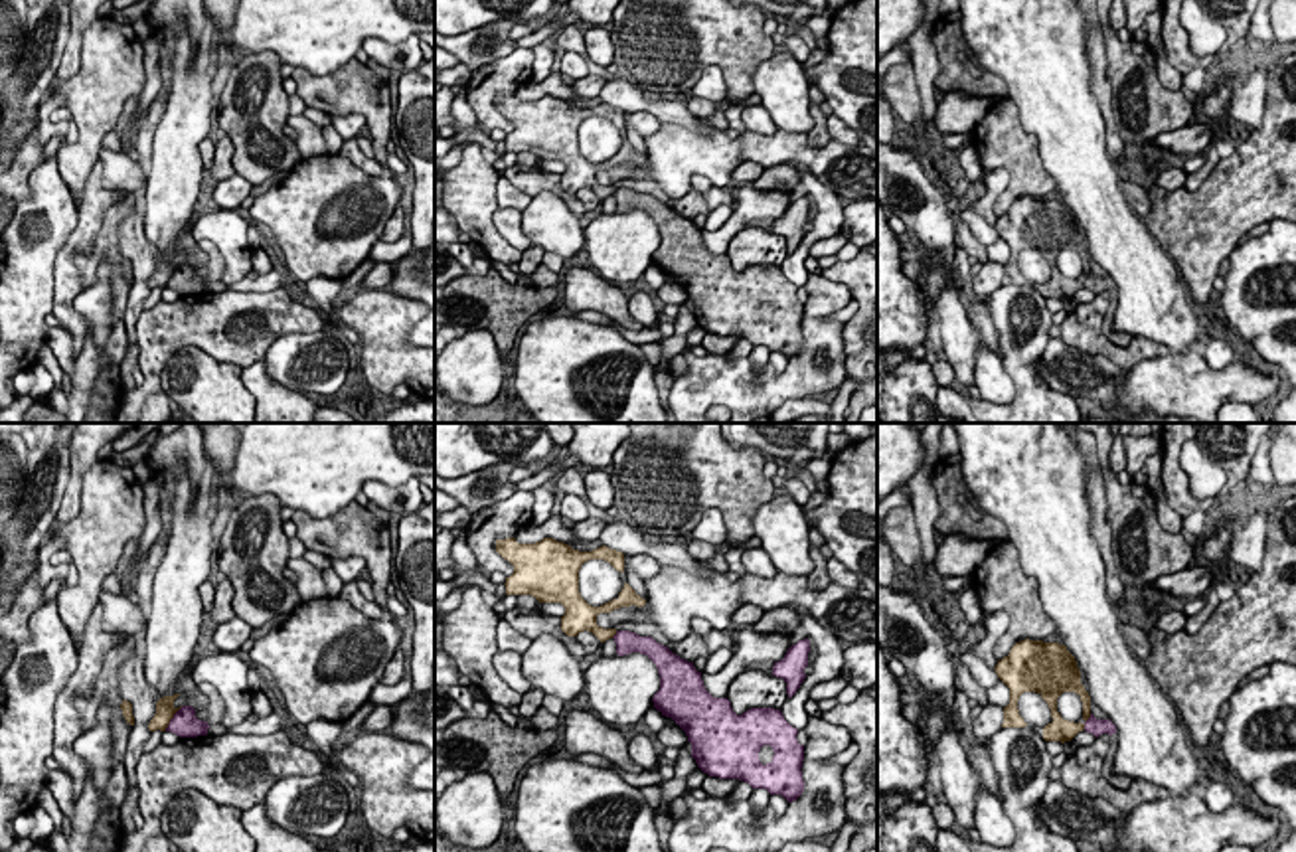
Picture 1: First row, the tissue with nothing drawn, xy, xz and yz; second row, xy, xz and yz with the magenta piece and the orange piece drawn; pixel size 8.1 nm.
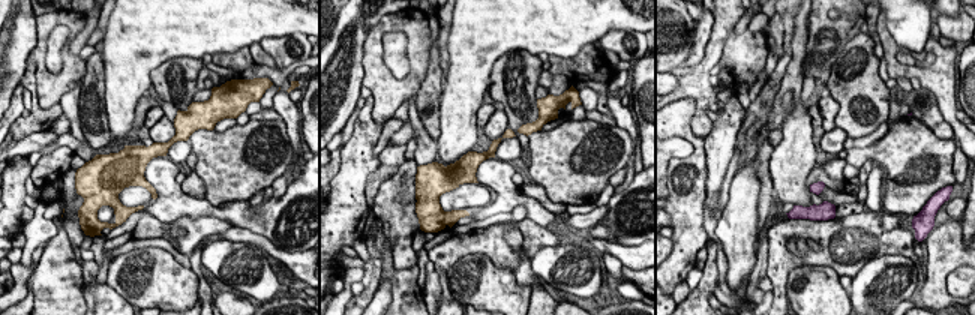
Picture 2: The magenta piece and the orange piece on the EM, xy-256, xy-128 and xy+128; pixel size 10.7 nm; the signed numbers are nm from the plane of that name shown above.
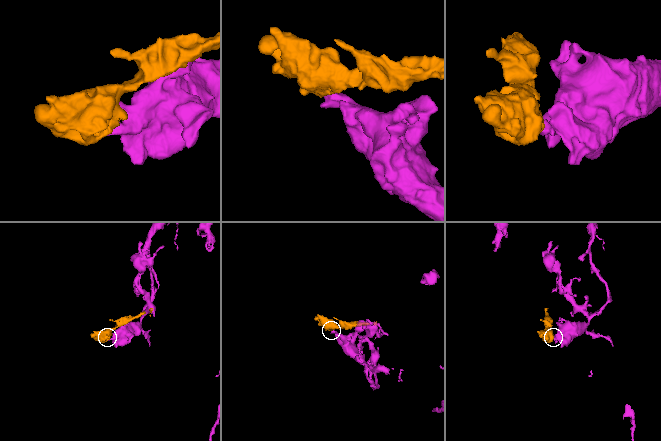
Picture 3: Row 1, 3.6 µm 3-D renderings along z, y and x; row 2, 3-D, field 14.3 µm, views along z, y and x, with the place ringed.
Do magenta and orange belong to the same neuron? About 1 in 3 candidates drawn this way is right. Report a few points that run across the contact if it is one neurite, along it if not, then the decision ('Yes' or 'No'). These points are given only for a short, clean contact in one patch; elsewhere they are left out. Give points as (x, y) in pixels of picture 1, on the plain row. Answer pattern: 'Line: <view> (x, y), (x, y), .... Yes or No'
Line: xy (182, 263), (164, 287). No

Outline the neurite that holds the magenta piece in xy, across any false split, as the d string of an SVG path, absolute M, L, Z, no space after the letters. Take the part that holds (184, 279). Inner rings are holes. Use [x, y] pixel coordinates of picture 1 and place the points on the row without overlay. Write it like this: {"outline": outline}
{"outline": "M182 263L166 285L166 289L172 289L180 295L207 293L207 287L207 279L198 277L192 263Z"}

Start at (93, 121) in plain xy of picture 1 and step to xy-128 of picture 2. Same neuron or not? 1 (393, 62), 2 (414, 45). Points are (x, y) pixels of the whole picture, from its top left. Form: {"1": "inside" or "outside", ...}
{"1": "outside", "2": "inside"}

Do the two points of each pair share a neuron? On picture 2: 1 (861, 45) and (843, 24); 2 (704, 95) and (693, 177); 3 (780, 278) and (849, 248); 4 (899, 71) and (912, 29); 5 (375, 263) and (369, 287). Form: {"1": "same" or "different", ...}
{"1": "different", "2": "different", "3": "same", "4": "different", "5": "same"}

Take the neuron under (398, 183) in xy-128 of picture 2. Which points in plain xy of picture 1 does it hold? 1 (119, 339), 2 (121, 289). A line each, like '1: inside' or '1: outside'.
1: inside
2: inside

